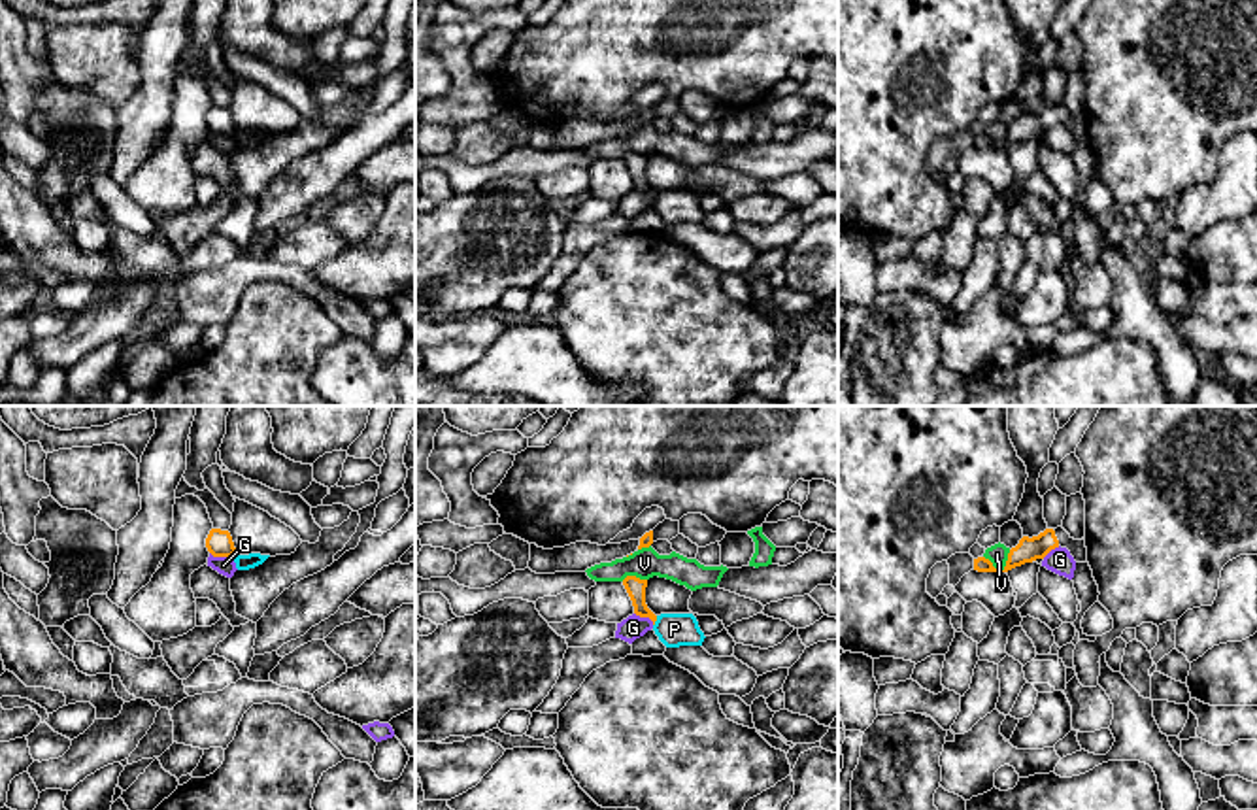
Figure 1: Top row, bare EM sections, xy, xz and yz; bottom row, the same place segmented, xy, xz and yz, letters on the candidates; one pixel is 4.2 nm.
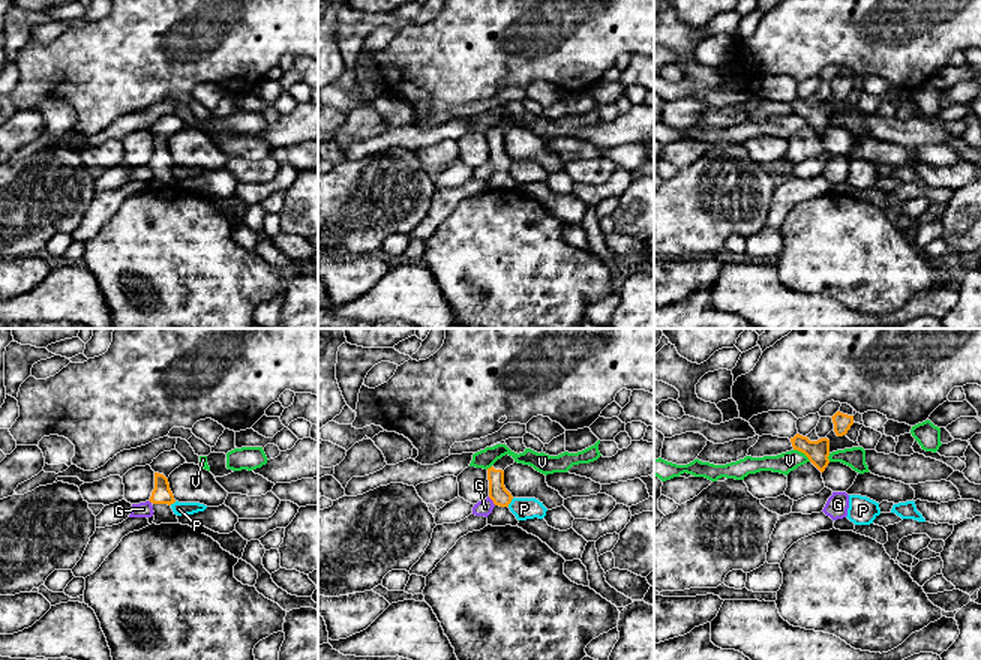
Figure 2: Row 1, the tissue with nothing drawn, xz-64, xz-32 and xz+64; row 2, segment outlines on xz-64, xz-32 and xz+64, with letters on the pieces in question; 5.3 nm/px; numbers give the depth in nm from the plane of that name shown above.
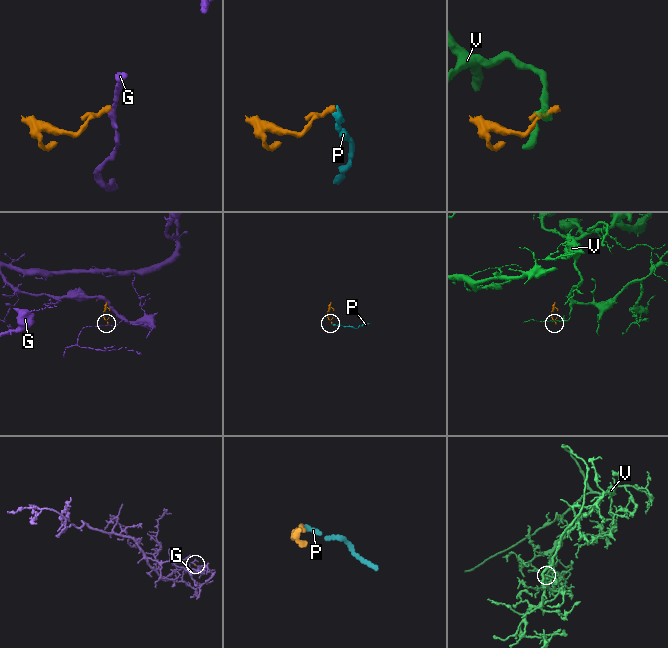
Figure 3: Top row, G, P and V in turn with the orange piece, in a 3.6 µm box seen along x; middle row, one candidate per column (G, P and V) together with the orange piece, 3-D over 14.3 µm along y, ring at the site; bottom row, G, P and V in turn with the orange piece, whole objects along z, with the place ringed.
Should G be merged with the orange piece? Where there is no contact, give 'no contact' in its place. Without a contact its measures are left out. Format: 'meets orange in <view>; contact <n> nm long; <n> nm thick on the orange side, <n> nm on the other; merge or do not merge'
meets orange in xy; contact 100 nm long; 110 nm thick on the orange side, 80 nm on the other; do not merge

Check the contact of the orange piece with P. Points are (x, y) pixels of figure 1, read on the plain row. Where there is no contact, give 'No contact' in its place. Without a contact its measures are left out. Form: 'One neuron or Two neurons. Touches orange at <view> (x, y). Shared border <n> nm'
Two neurons. Touches orange at xz (655, 197). Shared border 50 nm

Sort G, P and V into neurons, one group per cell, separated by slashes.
G / P / V

